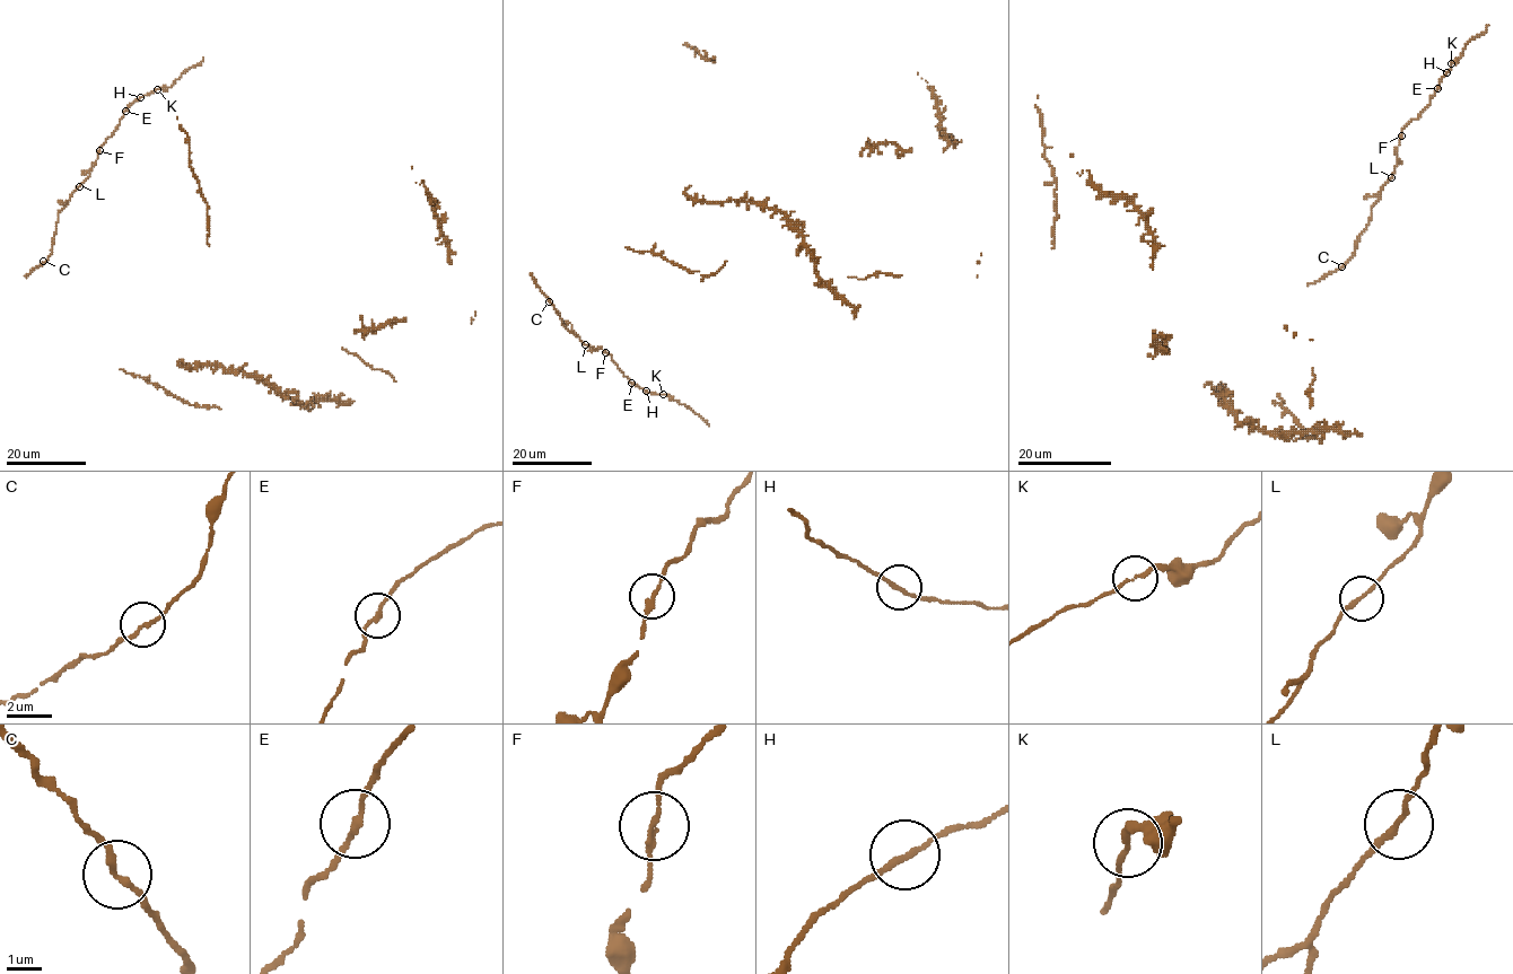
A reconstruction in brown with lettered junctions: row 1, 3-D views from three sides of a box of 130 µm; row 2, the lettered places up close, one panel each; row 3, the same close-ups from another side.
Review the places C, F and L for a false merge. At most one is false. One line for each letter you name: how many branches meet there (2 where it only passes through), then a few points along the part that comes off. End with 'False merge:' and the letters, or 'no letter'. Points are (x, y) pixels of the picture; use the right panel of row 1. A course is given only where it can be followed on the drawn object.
False merge: no letter

